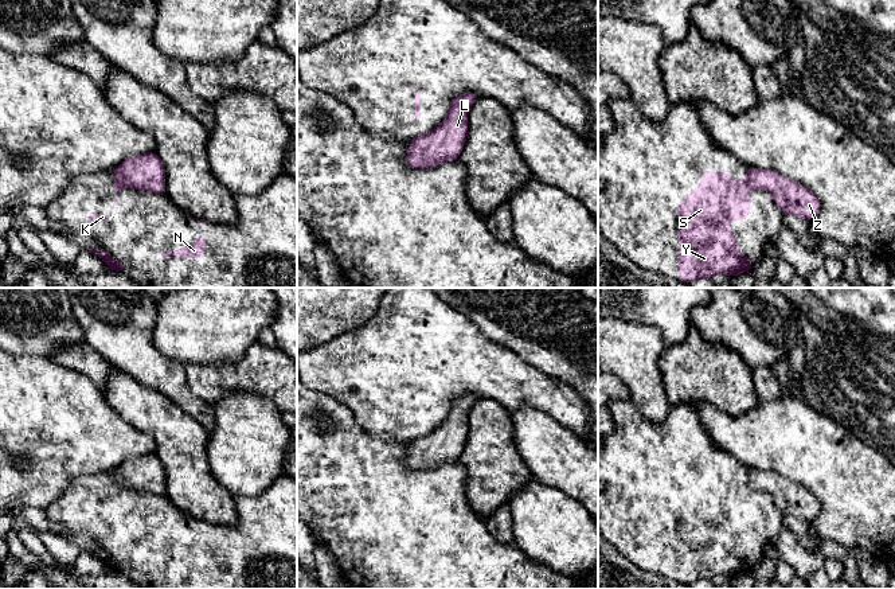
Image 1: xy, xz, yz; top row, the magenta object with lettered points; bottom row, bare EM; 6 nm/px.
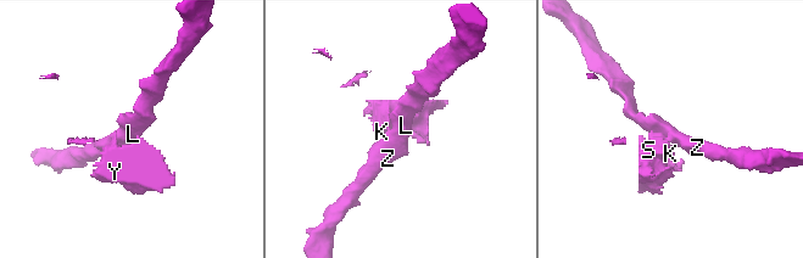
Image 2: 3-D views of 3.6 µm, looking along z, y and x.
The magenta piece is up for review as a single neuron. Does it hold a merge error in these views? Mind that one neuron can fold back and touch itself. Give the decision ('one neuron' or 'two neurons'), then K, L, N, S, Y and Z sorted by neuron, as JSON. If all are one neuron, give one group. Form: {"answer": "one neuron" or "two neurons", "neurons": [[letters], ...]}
{"answer": "two neurons", "neurons": [["K", "N", "S", "Y"], ["L", "Z"]]}

